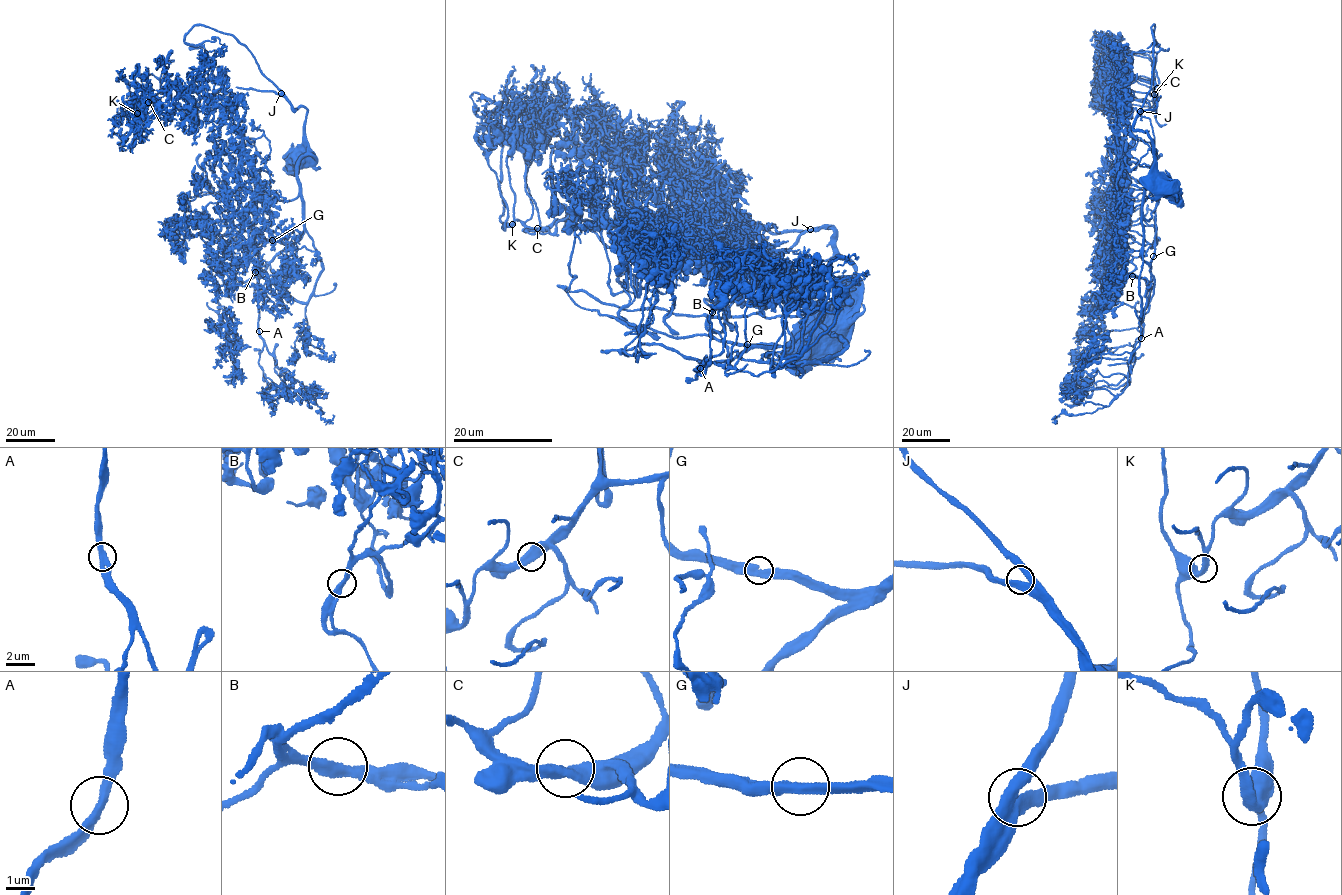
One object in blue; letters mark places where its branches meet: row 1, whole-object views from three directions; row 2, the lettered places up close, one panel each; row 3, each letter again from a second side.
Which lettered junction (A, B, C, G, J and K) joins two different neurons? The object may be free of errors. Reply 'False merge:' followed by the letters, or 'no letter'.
False merge: no letter

